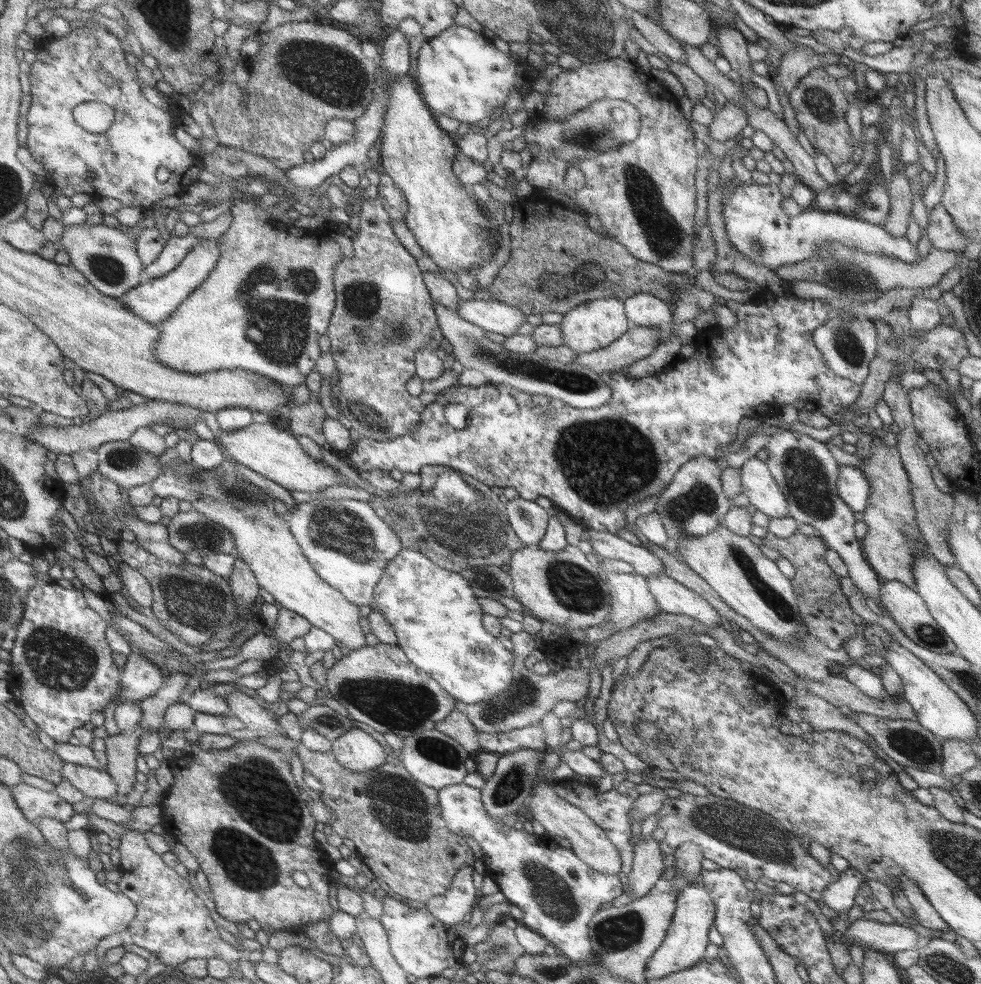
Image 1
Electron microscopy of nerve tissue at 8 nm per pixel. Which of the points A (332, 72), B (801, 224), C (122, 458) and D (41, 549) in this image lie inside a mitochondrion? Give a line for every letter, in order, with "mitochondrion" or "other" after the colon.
A: mitochondrion
B: other
C: mitochondrion
D: other

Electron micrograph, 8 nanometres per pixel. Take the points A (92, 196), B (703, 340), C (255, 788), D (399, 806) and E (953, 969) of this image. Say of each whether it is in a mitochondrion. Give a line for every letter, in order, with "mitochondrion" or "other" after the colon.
A: other
B: other
C: mitochondrion
D: mitochondrion
E: mitochondrion

